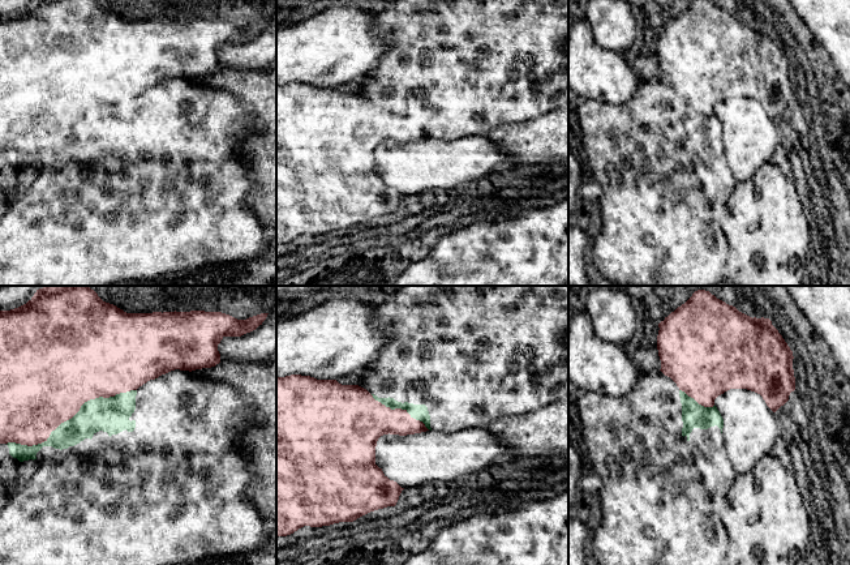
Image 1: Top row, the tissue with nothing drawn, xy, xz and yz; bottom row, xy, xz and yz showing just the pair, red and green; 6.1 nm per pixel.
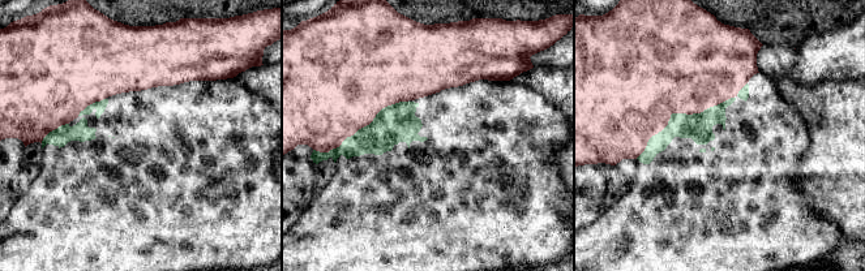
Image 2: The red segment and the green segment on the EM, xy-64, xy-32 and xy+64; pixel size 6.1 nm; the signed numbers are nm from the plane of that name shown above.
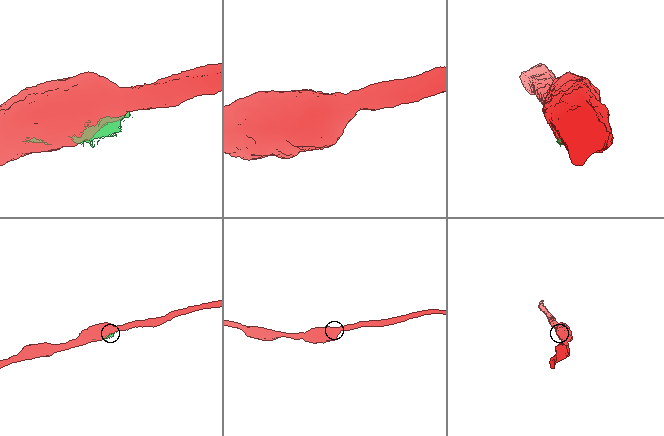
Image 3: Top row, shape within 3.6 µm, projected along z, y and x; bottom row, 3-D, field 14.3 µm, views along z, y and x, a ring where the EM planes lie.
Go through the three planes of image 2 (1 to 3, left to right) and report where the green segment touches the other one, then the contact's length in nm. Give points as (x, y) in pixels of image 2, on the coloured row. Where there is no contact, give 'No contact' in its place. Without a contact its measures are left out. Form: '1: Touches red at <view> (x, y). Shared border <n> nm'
1: Touches red at xy-64 (54, 129). Shared border 220 nm
2: Touches red at xy-32 (360, 128). Shared border 650 nm
3: Touches red at xy+64 (679, 112). Shared border 700 nm

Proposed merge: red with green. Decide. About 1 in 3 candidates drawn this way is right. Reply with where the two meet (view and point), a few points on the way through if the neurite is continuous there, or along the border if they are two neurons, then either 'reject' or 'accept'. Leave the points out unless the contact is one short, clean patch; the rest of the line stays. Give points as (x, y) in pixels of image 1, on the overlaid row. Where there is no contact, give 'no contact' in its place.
meets red in xy at (71, 418); accept

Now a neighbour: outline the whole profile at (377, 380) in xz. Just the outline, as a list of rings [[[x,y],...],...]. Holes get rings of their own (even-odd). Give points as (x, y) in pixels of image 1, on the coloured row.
[[[403,286],[396,294],[386,296],[377,303],[375,316],[373,325],[388,334],[387,344],[381,351],[377,360],[372,365],[366,365],[360,371],[359,386],[366,389],[370,394],[378,398],[394,398],[398,402],[408,402],[413,405],[425,405],[430,415],[430,428],[434,432],[452,433],[467,428],[488,428],[488,425],[505,416],[523,415],[525,412],[533,412],[541,407],[545,407],[553,402],[564,398],[568,394],[568,286]]]

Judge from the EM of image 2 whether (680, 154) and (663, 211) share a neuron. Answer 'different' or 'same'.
same

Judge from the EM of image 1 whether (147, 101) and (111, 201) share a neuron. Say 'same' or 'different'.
same

